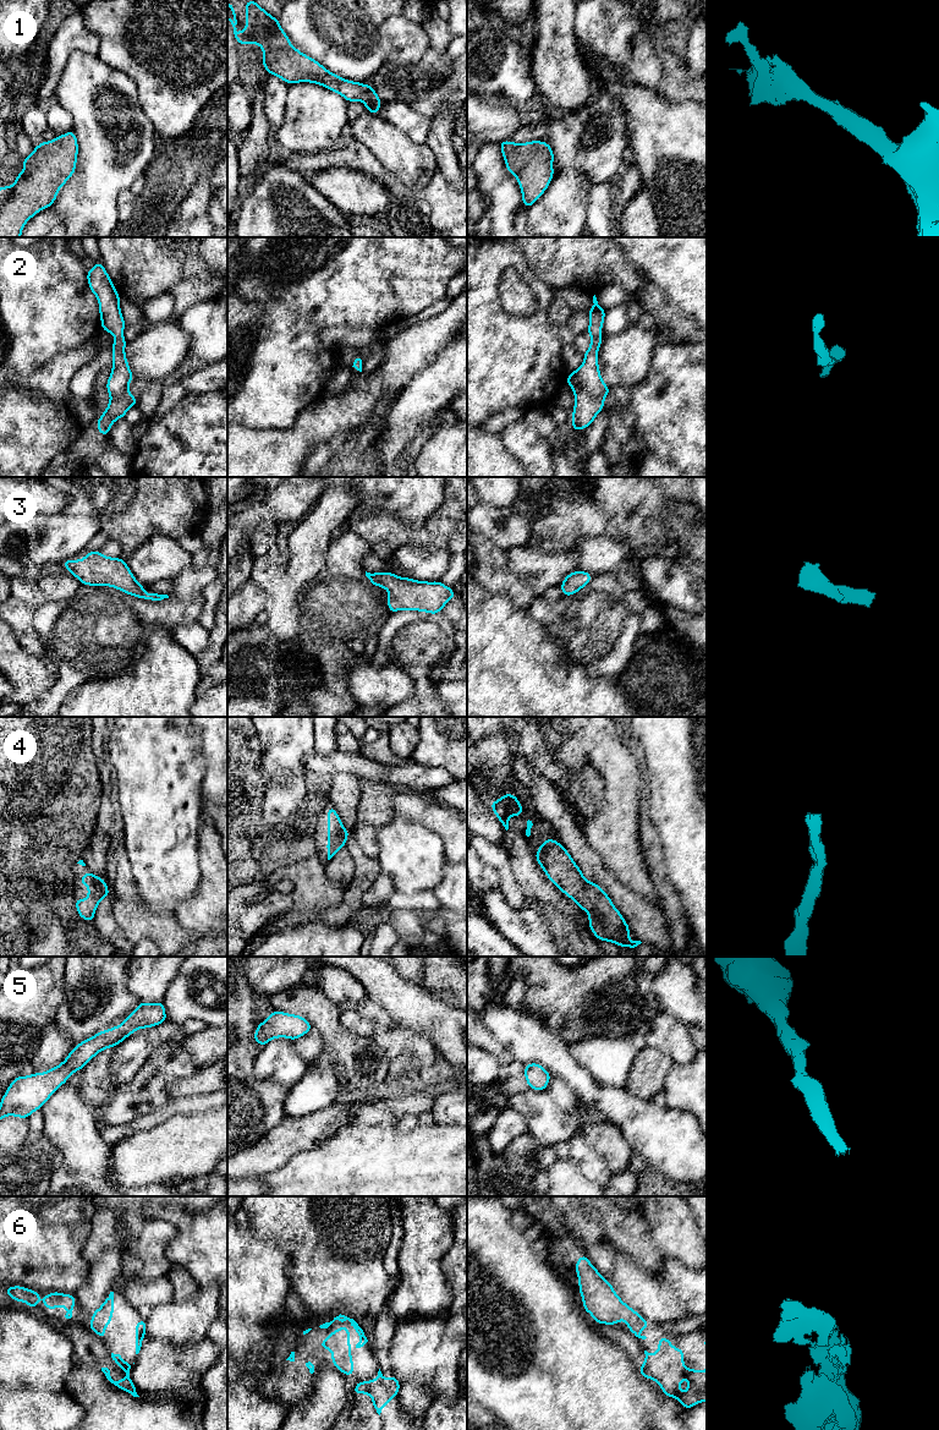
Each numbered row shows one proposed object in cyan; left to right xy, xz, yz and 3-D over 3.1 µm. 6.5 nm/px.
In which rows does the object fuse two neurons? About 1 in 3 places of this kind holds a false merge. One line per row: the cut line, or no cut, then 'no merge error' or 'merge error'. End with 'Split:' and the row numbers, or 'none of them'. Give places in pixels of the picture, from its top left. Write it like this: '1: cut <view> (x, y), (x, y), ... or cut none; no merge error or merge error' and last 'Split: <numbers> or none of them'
1: cut none; no merge error
2: cut none; no merge error
3: cut none; no merge error
4: cut none; no merge error
5: cut none; no merge error
6: cut none; no merge error
Split: none of them

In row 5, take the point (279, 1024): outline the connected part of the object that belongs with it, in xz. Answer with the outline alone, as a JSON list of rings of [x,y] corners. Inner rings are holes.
[[[275,1010],[264,1019],[263,1024],[258,1023],[254,1041],[262,1046],[278,1037],[287,1037],[295,1041],[306,1035],[311,1029],[313,1029],[311,1023],[303,1017]]]

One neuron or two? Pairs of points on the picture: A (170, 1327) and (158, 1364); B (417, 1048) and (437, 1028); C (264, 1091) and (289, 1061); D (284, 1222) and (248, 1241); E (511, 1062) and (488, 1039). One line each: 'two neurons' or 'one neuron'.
A: two neurons
B: two neurons
C: two neurons
D: two neurons
E: one neuron

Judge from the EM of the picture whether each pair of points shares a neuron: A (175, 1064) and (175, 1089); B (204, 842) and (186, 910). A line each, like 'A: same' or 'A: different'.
A: different
B: same

